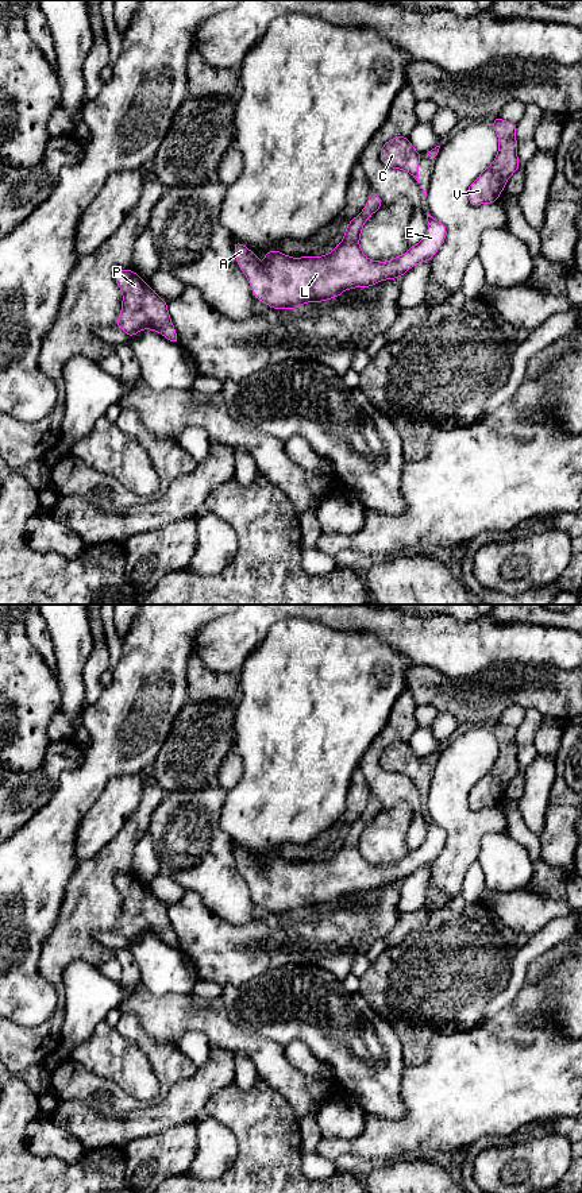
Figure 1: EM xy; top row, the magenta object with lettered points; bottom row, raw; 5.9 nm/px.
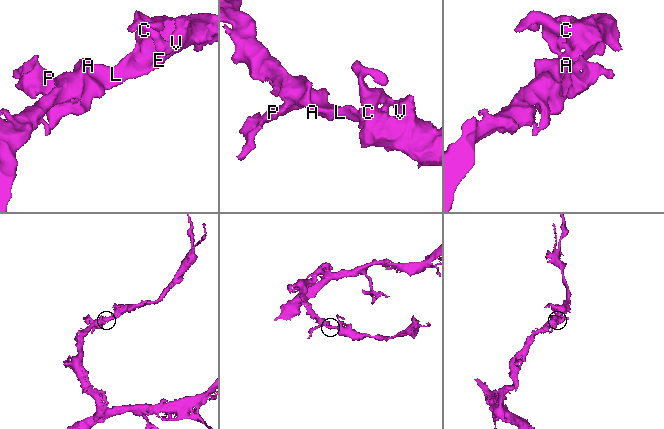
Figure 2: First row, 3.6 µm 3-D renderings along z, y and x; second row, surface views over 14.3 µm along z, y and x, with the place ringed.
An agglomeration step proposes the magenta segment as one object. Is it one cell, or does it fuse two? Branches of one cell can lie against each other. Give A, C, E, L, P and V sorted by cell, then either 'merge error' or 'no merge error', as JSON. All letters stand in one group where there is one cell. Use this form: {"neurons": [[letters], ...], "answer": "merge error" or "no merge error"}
{"neurons": [["A", "C", "E", "L", "P", "V"]], "answer": "no merge error"}

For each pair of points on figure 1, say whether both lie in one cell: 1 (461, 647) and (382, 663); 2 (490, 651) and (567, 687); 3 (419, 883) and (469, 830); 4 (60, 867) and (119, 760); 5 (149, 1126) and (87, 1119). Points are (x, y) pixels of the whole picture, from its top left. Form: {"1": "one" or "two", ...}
{"1": "two", "2": "two", "3": "two", "4": "one", "5": "one"}

